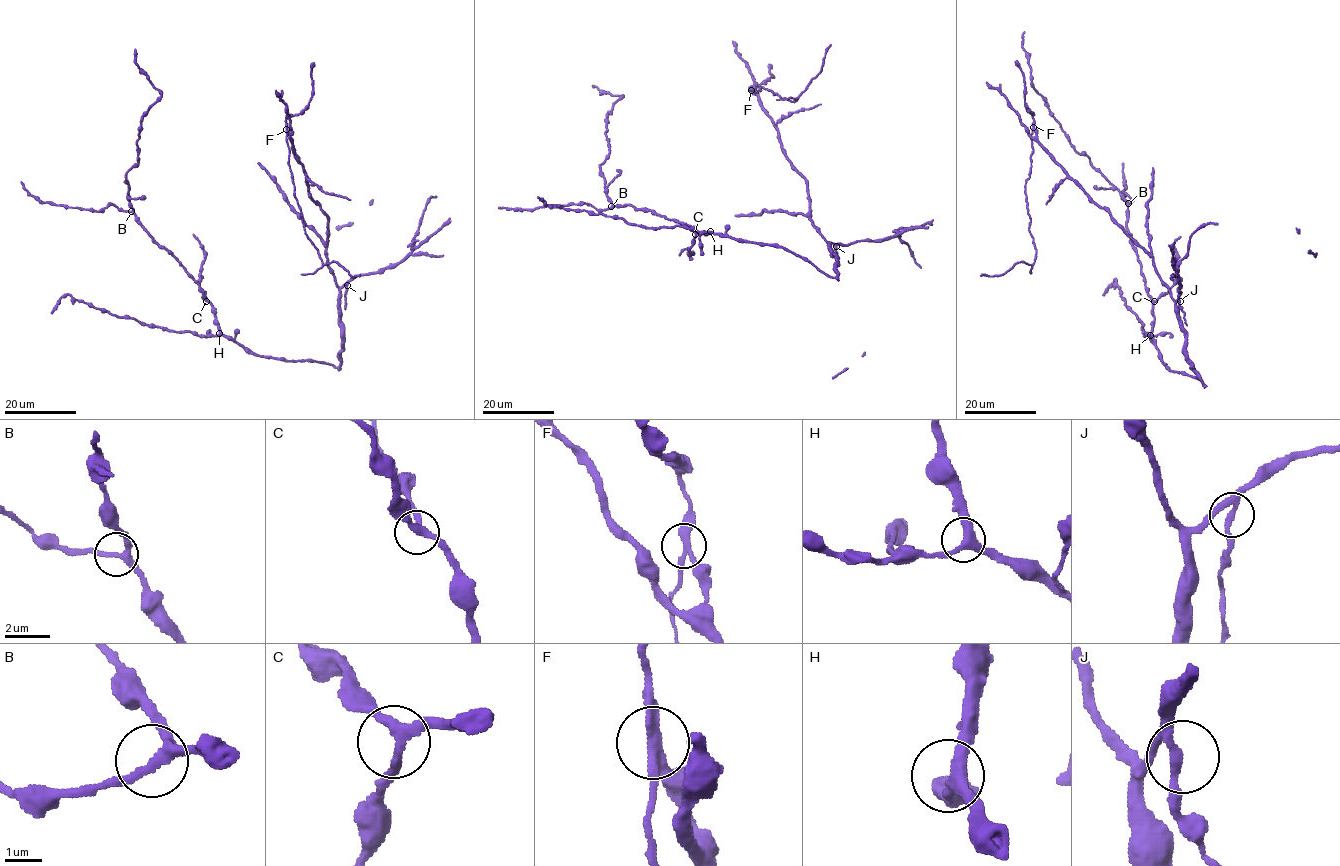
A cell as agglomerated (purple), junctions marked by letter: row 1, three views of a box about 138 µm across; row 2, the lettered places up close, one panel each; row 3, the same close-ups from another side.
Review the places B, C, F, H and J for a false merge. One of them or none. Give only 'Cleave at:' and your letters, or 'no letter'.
Cleave at: F

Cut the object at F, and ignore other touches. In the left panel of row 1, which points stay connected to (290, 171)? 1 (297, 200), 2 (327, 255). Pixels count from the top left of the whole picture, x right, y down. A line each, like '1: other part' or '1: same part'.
1: same part
2: other part

